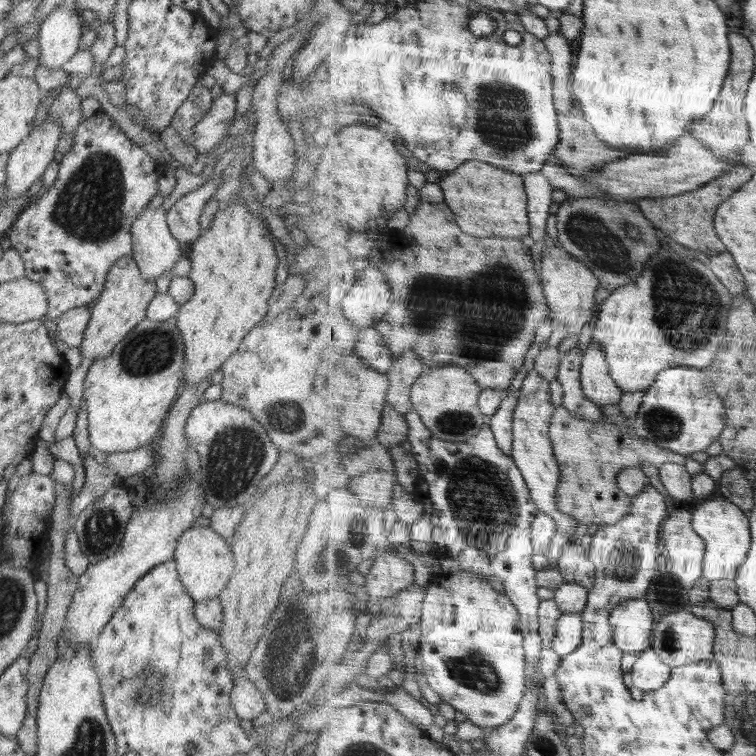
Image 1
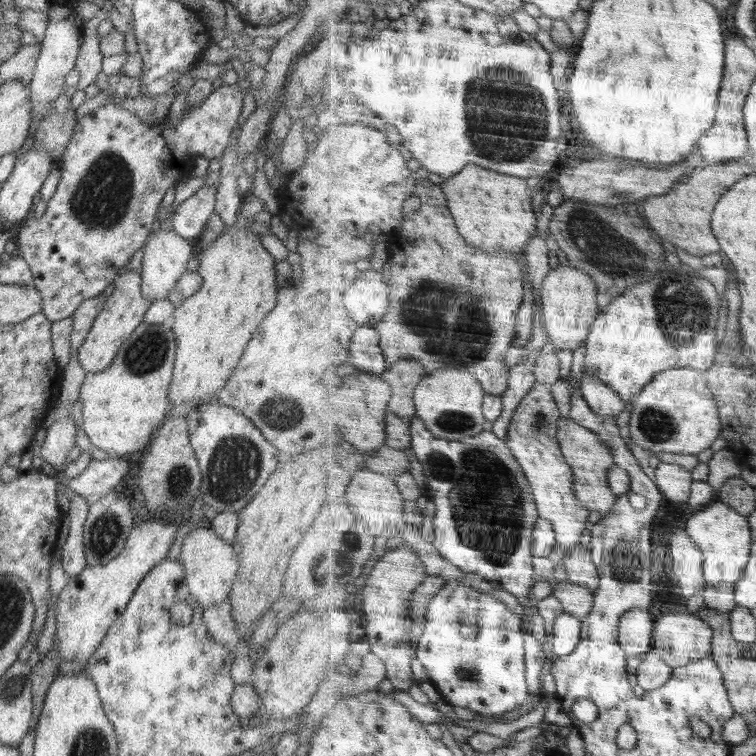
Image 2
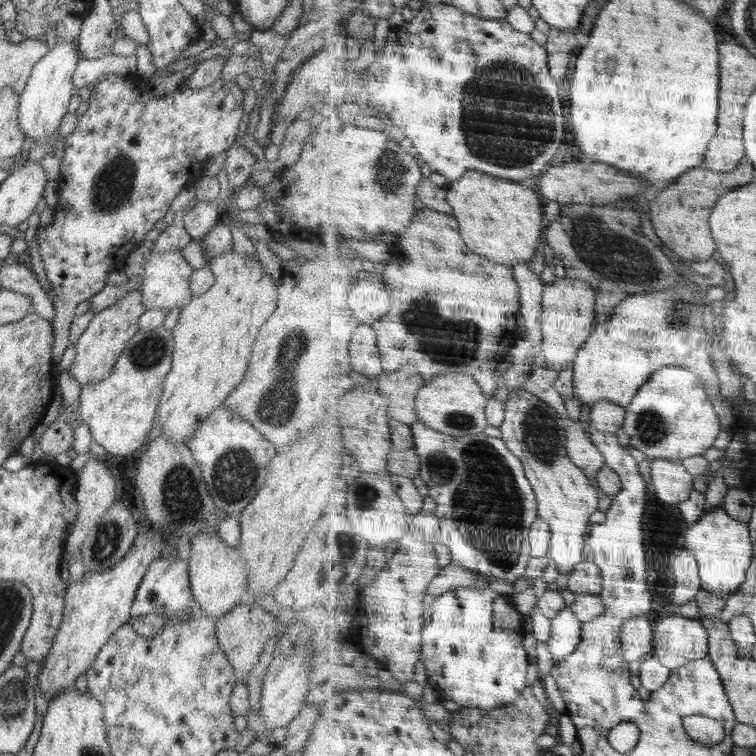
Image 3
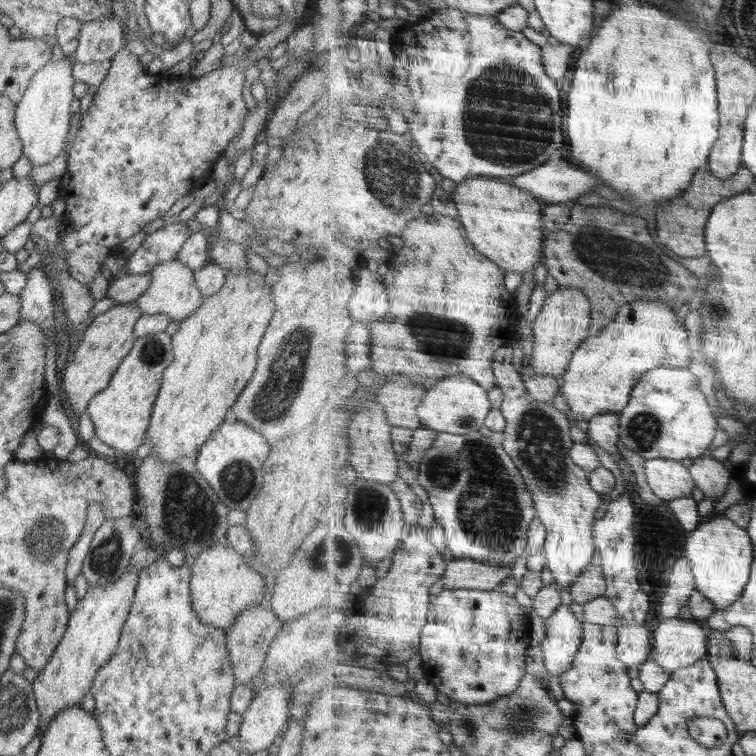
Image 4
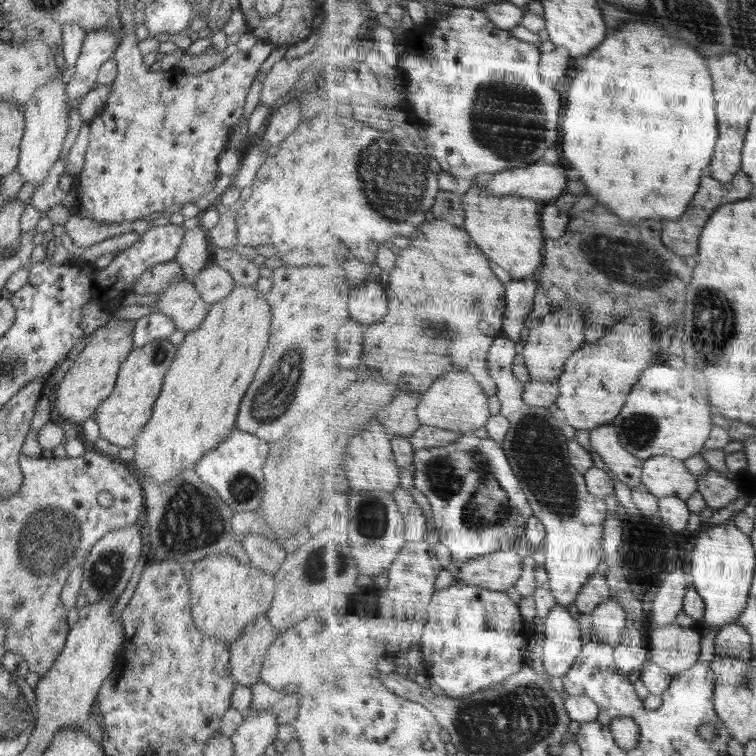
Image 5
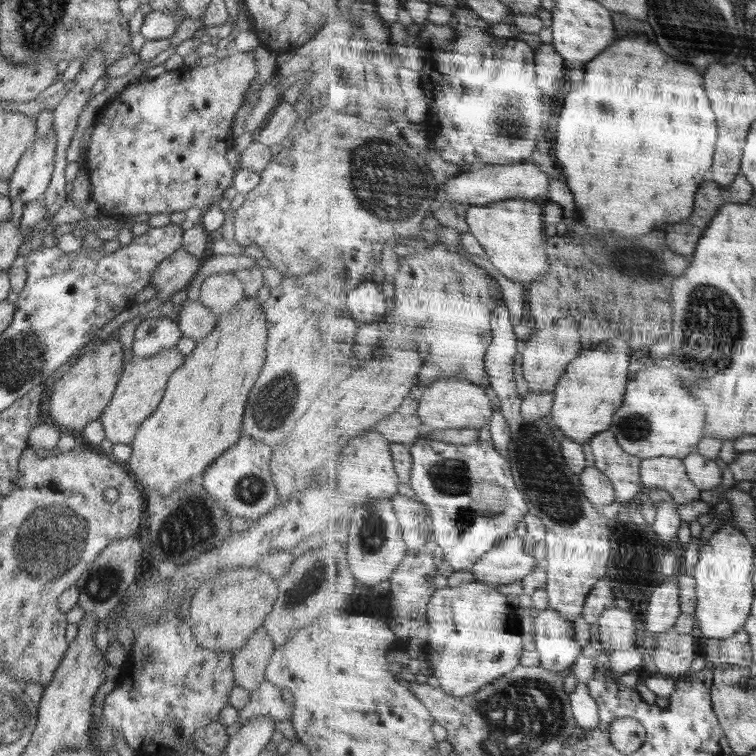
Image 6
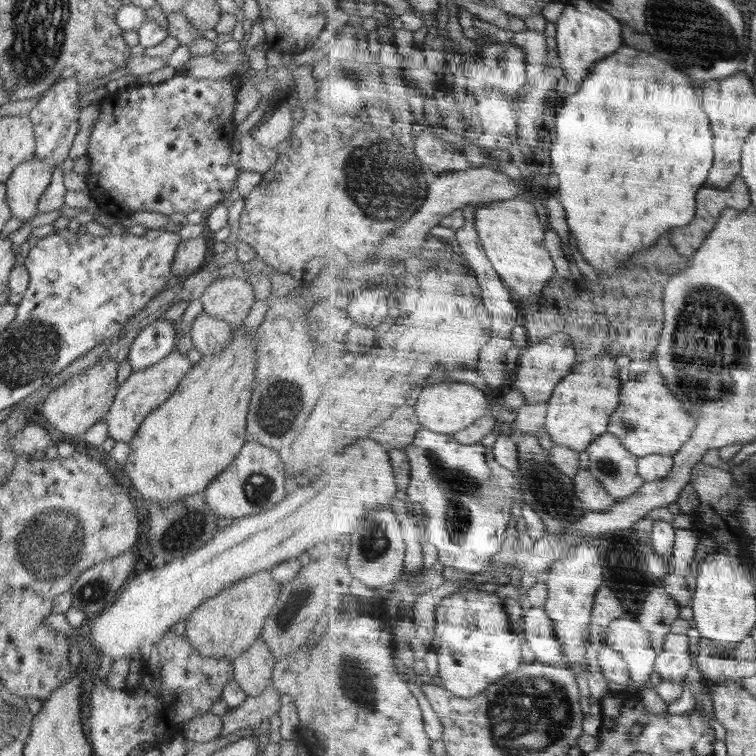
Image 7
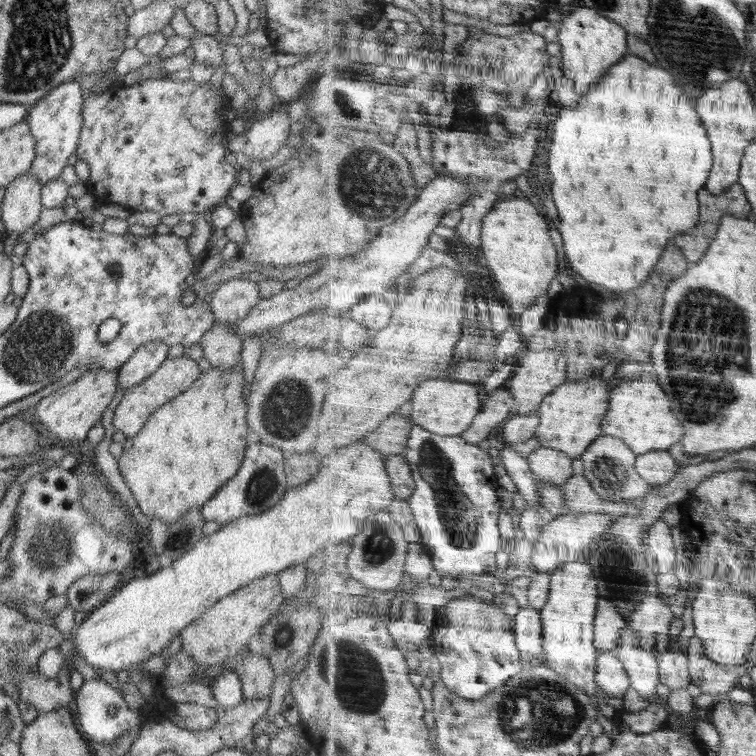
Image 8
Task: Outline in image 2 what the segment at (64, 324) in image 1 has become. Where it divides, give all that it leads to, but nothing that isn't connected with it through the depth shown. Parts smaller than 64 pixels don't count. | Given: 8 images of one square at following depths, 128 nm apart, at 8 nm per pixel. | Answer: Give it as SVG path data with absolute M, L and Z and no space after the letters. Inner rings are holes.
M98 295L94 298L85 300L78 310L72 314L72 335L70 338L70 360L69 363L63 368L64 375L61 383L61 394L57 403L58 409L68 402L76 402L80 395L80 388L84 384L84 378L86 378L86 371L81 367L78 361L78 349L84 343L86 334L92 327L92 322L95 320L95 316L103 309L104 302L107 297Z

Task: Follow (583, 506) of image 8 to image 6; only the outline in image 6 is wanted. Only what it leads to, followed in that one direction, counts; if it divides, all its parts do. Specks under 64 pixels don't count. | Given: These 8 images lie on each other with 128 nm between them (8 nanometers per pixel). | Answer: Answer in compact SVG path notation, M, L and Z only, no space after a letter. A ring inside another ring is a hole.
M588 467L581 475L587 497L598 507L614 504L617 500L617 490L612 479L598 467Z

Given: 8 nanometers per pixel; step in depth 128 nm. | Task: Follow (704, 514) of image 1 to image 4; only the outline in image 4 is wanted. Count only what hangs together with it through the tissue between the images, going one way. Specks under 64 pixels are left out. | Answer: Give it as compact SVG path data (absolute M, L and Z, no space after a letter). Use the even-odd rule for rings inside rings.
M727 515L710 519L690 532L684 556L691 560L698 590L716 604L717 611L728 610L728 608L732 608L736 602L740 601L740 598L743 598L755 566L755 542L748 529L738 526Z

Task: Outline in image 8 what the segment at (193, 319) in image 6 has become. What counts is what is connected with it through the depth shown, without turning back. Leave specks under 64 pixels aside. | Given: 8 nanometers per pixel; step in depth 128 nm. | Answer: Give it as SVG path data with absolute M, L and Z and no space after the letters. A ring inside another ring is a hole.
M216 321L208 334L200 340L204 358L210 361L213 367L232 372L234 367L242 367L242 341L232 325Z

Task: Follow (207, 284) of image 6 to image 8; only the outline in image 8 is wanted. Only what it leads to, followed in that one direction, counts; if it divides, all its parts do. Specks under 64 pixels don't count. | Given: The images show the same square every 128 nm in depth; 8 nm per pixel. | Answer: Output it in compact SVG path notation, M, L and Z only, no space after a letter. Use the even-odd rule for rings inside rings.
M243 277L223 280L213 292L209 305L216 321L234 324L245 318L260 299L259 286Z

